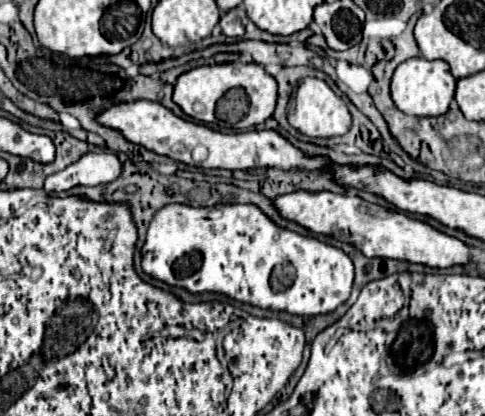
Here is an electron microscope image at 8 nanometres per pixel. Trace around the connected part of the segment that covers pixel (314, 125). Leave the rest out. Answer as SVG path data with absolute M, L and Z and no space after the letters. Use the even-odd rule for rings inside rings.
M304 78L298 84L298 90L294 92L290 104L288 104L288 122L292 128L302 132L308 138L332 138L342 136L352 126L352 116L348 112L348 106L340 96L332 92L332 88L318 78Z

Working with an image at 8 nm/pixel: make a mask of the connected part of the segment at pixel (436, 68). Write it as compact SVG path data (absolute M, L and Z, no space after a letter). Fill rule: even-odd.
M410 58L402 62L394 76L392 76L392 100L398 110L418 118L434 118L448 112L450 102L454 98L456 80L450 74L450 66L444 60L424 60L424 58Z

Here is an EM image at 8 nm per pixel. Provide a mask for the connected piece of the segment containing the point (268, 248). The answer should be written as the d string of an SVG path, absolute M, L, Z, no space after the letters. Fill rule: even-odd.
M168 204L152 218L140 254L144 274L168 286L184 288L192 294L224 294L242 304L252 304L274 312L288 312L294 316L318 316L334 312L350 298L354 280L352 260L340 248L278 228L254 204L218 204L214 208Z

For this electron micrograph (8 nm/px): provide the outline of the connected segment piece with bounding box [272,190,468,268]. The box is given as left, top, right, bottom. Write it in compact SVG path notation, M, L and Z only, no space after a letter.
M296 190L276 196L272 200L282 218L292 220L314 234L336 236L348 244L354 244L368 258L394 258L412 264L426 264L432 268L448 268L454 264L468 264L468 246L454 236L442 234L422 220L410 218L404 212L370 204L360 196L344 196L334 192L306 192Z

